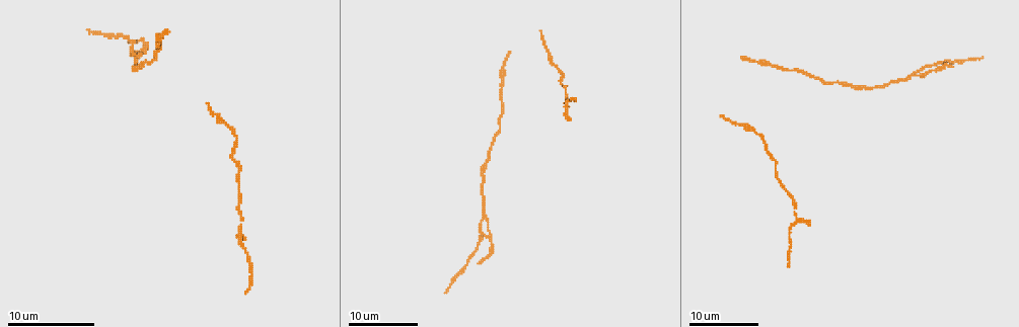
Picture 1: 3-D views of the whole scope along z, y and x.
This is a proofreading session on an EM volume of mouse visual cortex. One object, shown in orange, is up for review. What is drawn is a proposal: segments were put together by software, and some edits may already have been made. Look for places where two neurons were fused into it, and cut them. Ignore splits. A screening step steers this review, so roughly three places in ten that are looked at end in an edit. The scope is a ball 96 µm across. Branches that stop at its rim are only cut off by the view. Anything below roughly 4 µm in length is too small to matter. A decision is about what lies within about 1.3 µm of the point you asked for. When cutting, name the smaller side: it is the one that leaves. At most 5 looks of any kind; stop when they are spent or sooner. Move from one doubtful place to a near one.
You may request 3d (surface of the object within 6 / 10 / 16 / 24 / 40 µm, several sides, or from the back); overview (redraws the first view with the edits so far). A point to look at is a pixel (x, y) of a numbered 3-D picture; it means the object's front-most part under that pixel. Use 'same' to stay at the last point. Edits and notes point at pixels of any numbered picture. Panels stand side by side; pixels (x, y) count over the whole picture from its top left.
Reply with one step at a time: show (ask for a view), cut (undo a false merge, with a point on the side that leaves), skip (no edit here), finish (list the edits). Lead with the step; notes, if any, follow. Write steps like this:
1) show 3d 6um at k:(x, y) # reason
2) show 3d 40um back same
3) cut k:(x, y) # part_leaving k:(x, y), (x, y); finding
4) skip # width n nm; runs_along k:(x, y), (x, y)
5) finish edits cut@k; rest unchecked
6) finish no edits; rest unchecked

show 3d 24um at 1:(906, 79) # side arm on a straight run

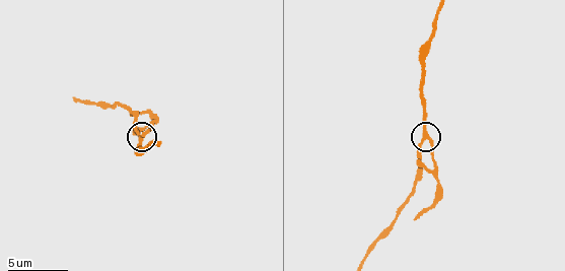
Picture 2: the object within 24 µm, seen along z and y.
show 3d 6um at 2:(424, 140)

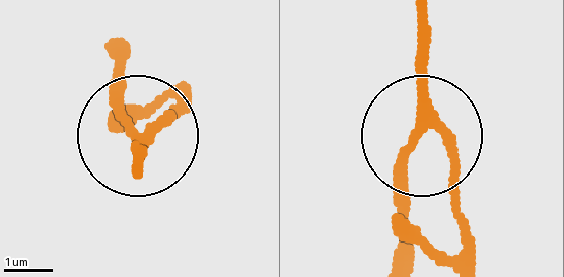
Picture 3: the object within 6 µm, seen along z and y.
skip # arms 3; runs_along 3:(416, 12), (416, 122), (448, 145), (464, 255); one neuron here

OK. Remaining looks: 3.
show 3d 10um at 2:(432, 33)

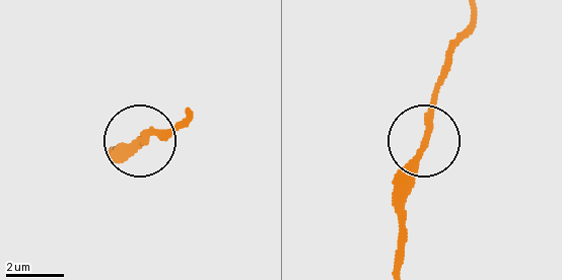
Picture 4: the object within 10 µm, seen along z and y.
show 3d 6um at 4:(140, 141)

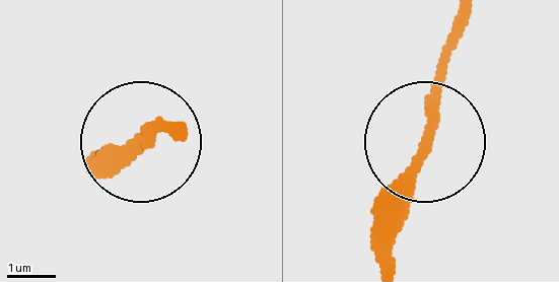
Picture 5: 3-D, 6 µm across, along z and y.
skip # runs_along 5:(466, 20), (402, 226), (377, 259); continuous, no second neuron

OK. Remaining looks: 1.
finish no edits; rest unchecked

